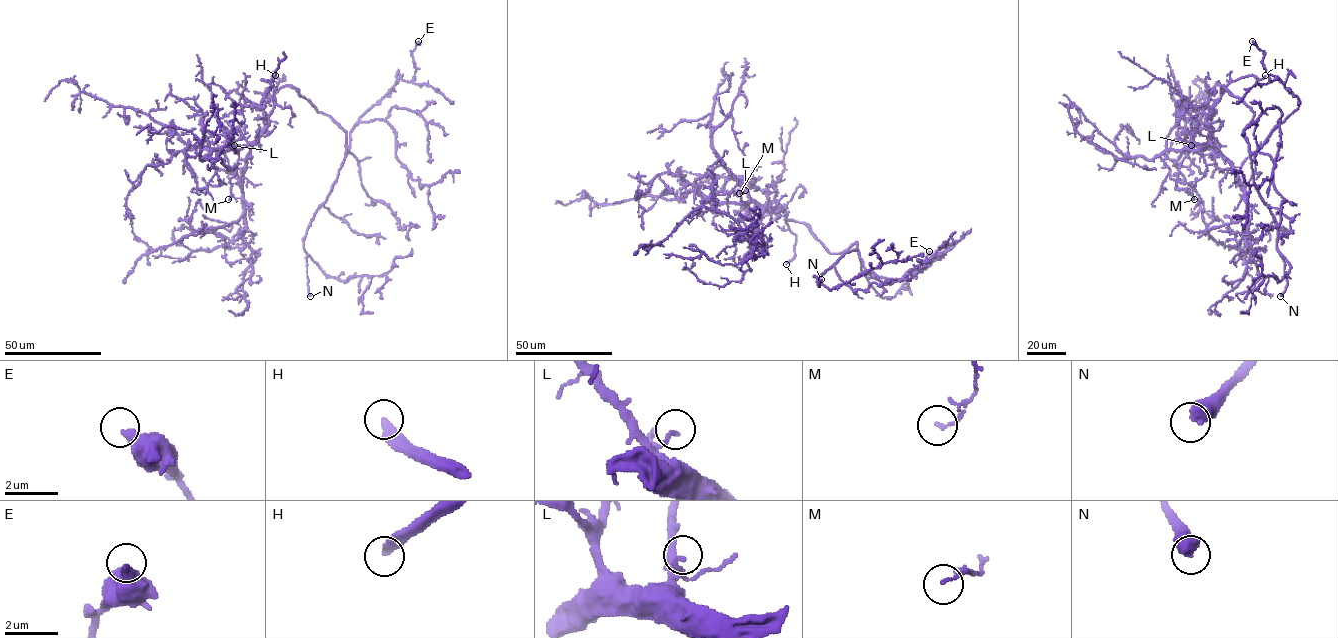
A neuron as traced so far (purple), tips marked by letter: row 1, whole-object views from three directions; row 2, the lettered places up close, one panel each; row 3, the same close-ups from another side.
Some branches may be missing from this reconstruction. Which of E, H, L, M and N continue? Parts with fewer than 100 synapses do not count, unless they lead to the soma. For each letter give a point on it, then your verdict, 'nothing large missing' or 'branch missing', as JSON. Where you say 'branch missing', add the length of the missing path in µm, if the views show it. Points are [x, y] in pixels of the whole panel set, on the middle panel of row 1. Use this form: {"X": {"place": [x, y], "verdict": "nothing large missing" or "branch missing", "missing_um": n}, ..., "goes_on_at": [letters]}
{"E": {"place": [929, 251], "verdict": "nothing large missing"}, "H": {"place": [786, 264], "verdict": "branch missing", "missing_um": 25}, "L": {"place": [745, 190], "verdict": "nothing large missing"}, "M": {"place": [739, 193], "verdict": "nothing large missing"}, "N": {"place": [821, 279], "verdict": "branch missing", "missing_um": 60}, "goes_on_at": ["H", "N"]}

